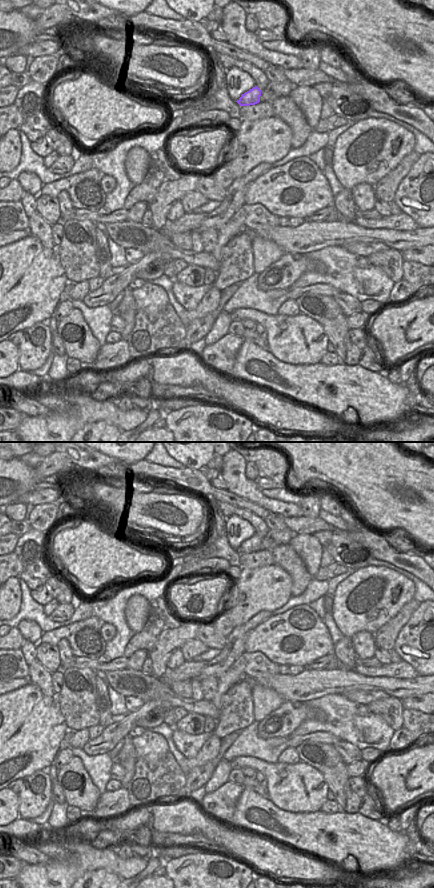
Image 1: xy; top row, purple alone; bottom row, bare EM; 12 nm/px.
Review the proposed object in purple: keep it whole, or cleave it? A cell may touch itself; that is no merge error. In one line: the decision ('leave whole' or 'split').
leave whole

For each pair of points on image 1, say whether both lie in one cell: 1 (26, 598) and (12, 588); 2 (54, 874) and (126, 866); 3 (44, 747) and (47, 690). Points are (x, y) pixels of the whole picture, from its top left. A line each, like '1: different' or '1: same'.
1: different
2: same
3: different

